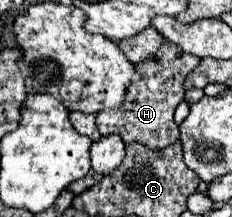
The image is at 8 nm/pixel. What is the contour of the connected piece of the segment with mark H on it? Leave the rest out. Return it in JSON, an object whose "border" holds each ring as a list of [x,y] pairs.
{"border":[[[174,43],[162,45],[150,61],[136,65],[134,81],[126,93],[126,101],[118,109],[104,109],[96,117],[100,135],[120,135],[126,145],[142,143],[148,149],[166,149],[180,139],[178,125],[174,123],[174,109],[184,99],[182,81],[200,63],[196,55],[182,51]]]}

